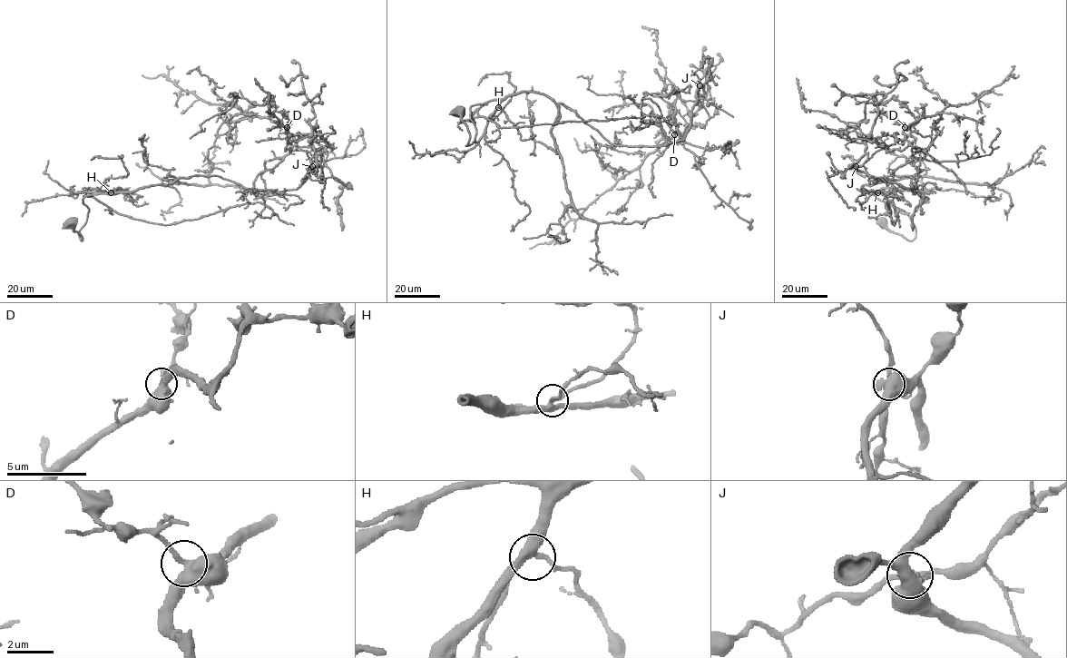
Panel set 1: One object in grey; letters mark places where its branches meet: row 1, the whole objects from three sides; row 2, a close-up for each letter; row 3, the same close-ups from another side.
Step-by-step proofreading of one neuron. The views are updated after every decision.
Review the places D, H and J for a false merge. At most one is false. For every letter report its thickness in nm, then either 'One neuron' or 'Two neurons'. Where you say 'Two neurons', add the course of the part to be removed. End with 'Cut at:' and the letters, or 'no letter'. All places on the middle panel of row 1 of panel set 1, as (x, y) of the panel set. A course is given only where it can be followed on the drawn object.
D: Thickness 400 nm. One neuron
H: Thickness 360 nm. One neuron
J: Thickness 360 nm. Two neurons. Course of the part to remove: (699, 85), (698, 98), (709, 117), (705, 125), (690, 125), (676, 132), (553, 239), (529, 248)
Cut at: J

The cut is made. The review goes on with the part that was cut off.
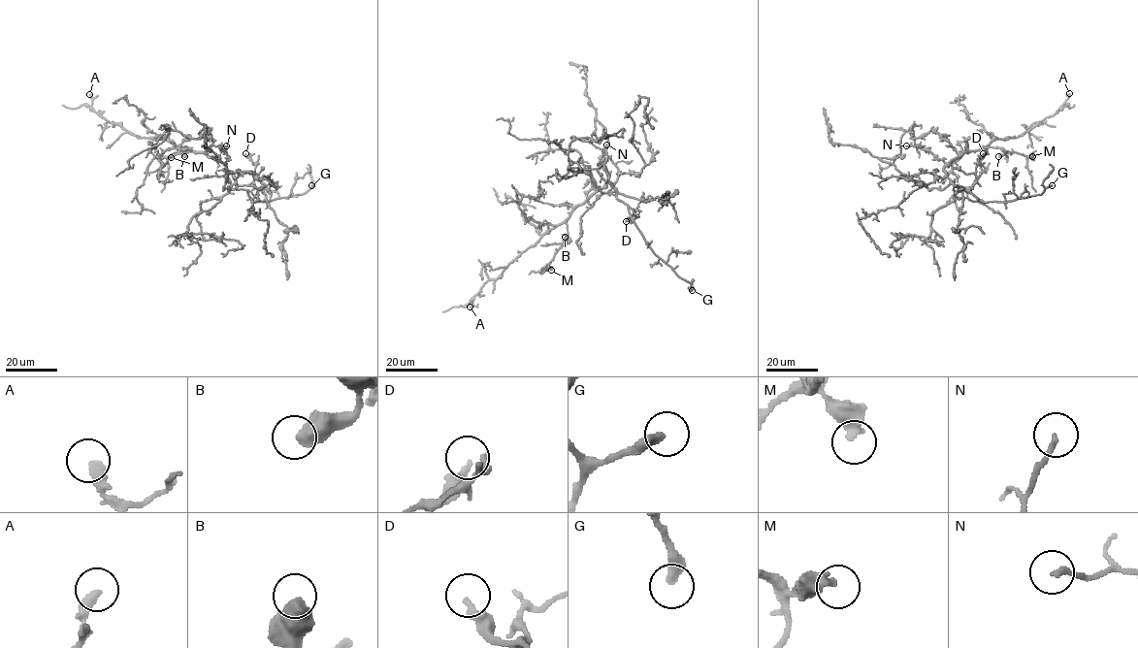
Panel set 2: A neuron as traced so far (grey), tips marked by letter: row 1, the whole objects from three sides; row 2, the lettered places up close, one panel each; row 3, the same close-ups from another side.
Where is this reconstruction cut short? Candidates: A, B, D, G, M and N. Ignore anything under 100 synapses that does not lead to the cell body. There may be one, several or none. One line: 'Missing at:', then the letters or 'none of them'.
Missing at: G

